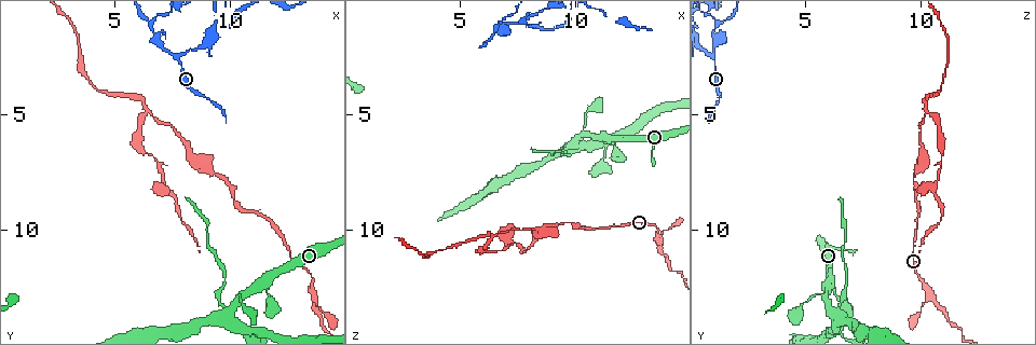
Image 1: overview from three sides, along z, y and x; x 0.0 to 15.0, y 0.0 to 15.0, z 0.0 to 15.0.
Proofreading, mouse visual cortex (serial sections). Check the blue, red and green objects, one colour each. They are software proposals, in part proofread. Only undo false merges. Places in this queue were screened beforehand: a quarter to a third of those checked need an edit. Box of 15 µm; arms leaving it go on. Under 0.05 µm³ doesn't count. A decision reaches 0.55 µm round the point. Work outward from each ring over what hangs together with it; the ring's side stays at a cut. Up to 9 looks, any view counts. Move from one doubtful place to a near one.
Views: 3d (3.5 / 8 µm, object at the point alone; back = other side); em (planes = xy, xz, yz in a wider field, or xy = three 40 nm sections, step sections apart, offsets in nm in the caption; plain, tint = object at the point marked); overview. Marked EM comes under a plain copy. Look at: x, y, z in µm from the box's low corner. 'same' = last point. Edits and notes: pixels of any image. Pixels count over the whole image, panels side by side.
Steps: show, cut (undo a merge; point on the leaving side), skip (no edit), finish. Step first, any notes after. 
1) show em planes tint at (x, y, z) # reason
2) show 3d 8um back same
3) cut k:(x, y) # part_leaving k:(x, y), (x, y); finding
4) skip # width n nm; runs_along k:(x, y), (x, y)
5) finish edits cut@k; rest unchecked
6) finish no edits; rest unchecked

show 3d 3.5um at (8.8, 7.1, 10.0)

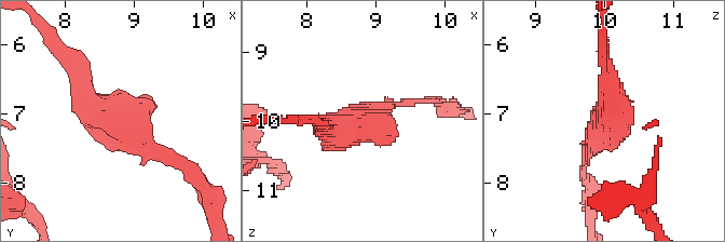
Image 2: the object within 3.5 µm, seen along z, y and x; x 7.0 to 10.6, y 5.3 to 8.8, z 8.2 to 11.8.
show em xy step 5 tint at (8.80, 7.20, 10.05)

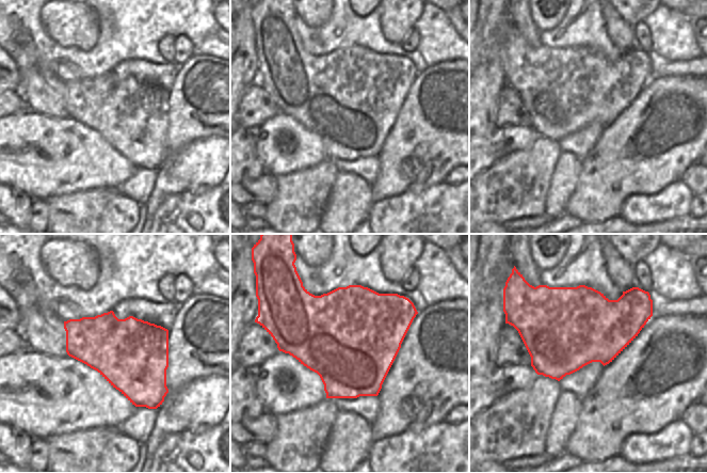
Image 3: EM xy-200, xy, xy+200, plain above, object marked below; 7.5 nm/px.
skip # runs_along 2:(177, 162), (94, 109), (78, 72); continuous, no second cell

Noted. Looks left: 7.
show em xy step 5 tint at (6.5, 4.9, 10.2) # branch point

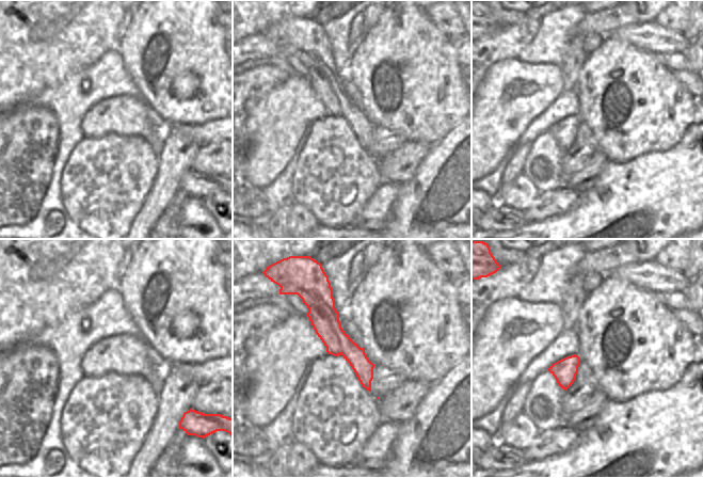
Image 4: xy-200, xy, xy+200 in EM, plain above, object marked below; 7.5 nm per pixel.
show 3d 3.5um same

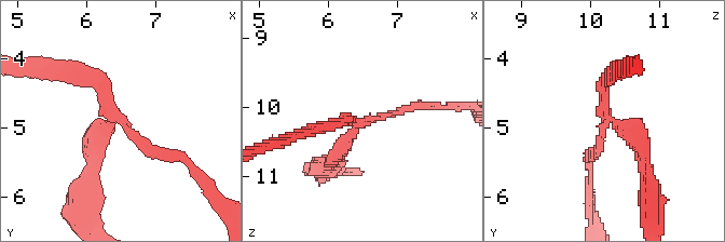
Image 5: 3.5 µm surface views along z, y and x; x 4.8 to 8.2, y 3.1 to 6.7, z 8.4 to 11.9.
cut 5:(336, 158) # width 190 nm; part_leaving 5:(356, 130), (332, 163), (323, 166); two cells meet here

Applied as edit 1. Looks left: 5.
show overview

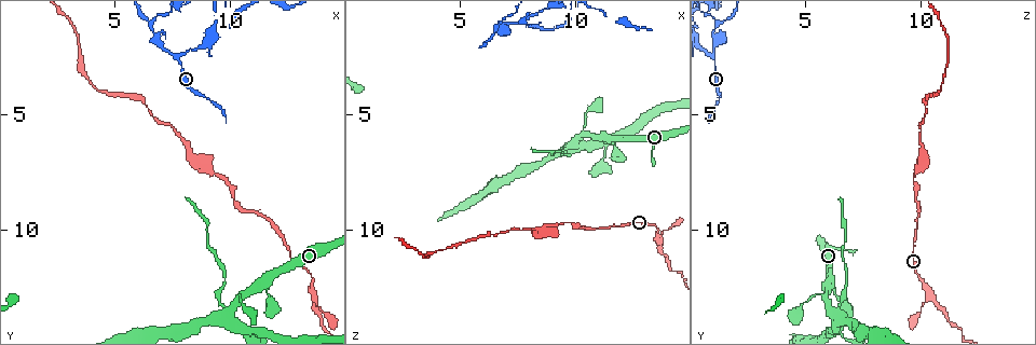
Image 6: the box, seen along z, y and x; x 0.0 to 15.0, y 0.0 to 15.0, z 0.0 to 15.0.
show 3d 3.5um at (11.5, 12.4, 6.0)

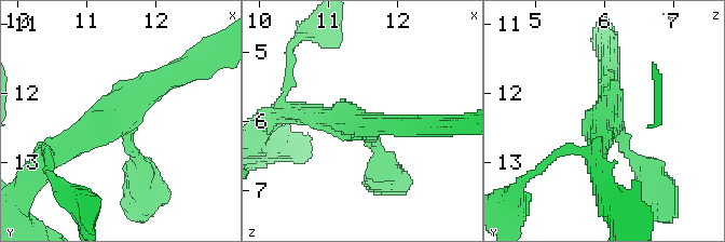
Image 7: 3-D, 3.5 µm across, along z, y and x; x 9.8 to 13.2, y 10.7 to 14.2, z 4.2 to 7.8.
show em xy step 1 tint at (11.50, 12.40, 6.05)

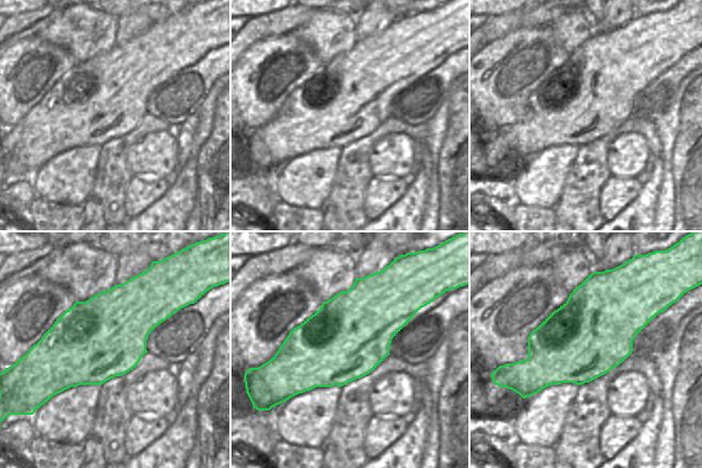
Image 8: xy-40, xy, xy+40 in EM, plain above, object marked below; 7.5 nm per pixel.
show em xy step 5 tint same # cut it another way

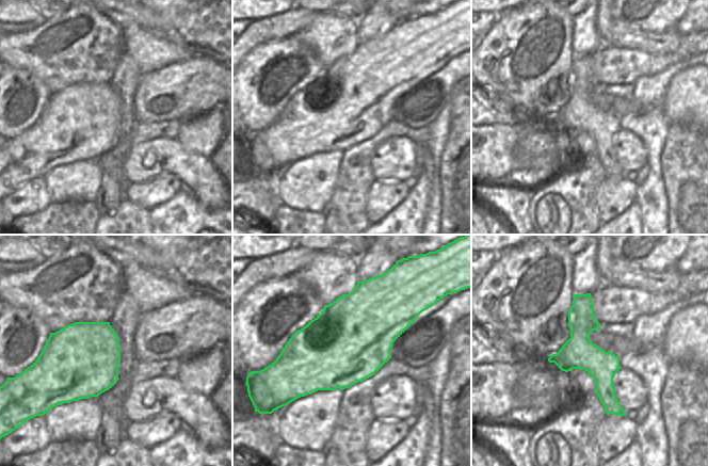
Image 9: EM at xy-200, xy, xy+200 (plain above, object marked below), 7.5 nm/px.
skip # arm_widths 150, 300, 300 nm; runs_along 9:(577, 296), (580, 347), (620, 413); one cell here

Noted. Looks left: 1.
finish edits cut@5; rest unchecked

